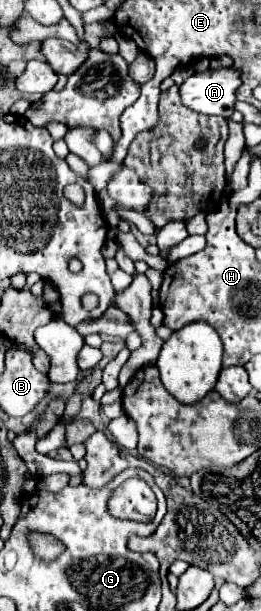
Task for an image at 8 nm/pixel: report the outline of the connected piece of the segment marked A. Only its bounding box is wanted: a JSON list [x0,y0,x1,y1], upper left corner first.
[181,68,241,118]

